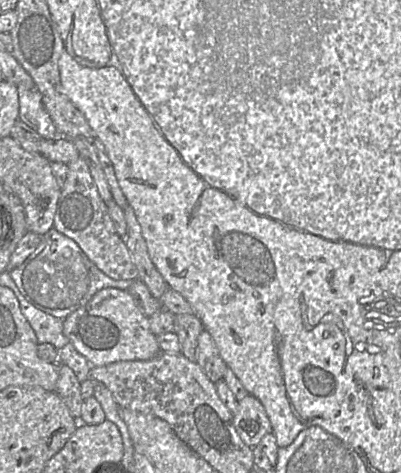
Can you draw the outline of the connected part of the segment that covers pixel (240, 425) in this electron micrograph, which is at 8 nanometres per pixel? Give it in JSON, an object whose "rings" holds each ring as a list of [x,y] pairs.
{"rings":[[[251,394],[238,402],[232,423],[241,440],[250,448],[256,447],[263,436],[272,432],[264,406]]]}

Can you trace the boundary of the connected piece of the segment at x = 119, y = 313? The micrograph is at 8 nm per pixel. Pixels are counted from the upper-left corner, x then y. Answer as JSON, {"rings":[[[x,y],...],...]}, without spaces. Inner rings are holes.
{"rings":[[[101,289],[86,305],[63,320],[63,332],[92,367],[119,361],[146,361],[161,352],[156,335],[150,330],[149,318],[142,313],[128,290]]]}

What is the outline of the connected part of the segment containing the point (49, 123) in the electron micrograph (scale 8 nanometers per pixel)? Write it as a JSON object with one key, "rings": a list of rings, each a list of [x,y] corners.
{"rings":[[[17,87],[17,91],[19,119],[45,139],[58,138],[59,132],[43,105],[39,90]]]}

